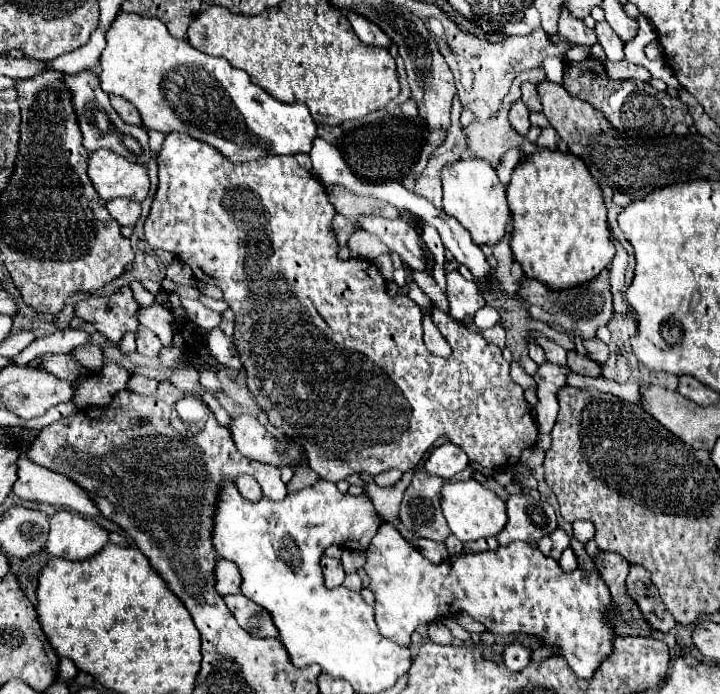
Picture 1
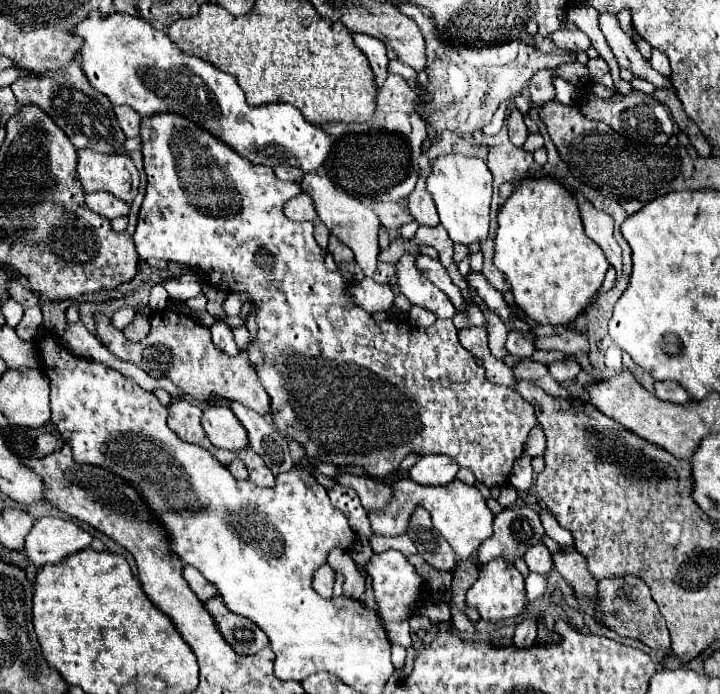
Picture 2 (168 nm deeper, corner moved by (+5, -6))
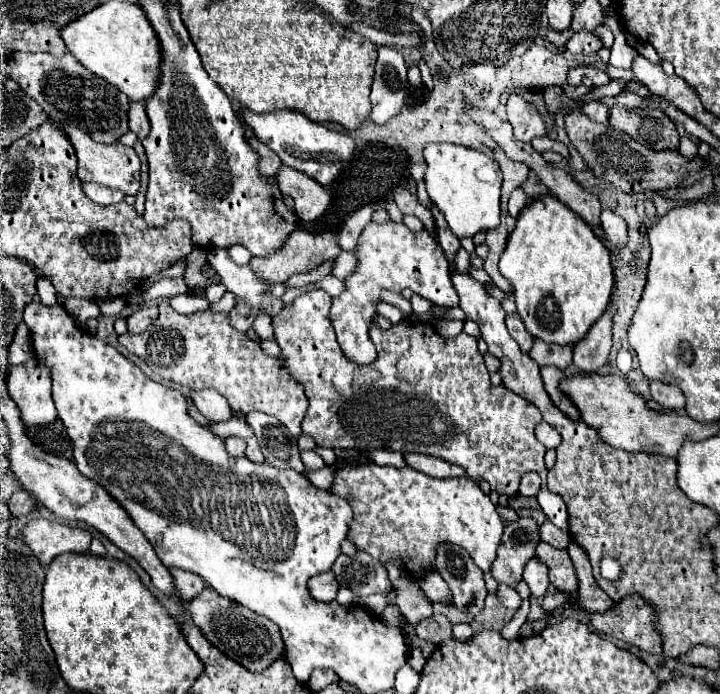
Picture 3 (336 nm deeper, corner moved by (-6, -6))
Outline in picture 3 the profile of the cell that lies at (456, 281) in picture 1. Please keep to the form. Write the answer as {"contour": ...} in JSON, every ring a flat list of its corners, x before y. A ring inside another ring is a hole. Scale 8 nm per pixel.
{"contour":[[385,222,385,224,367,224,361,232,357,246,357,268,349,278,345,278,345,290,333,298,331,302,331,324,337,334,337,342,351,362,371,364,377,354,375,346,369,338,369,326,377,316,377,304,381,302,381,290,403,292,411,288,415,294,427,298,433,304,443,304,455,308,459,298,455,294,455,286,451,282,451,274,447,268,447,258,433,236,427,230,411,232,405,224]]}

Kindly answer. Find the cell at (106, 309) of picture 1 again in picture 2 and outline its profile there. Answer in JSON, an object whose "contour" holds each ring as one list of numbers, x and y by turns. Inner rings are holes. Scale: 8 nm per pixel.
{"contour":[[98,312,98,314,94,314,94,320,96,320,98,340,116,358,120,358,124,362,134,362,136,366,140,366,144,372,148,372,154,378,172,380,188,396,192,396,196,400,212,400,216,396,222,400,236,400,236,402,256,410,258,414,270,412,268,394,260,386,258,376,256,376,254,368,250,366,246,352,242,350,238,356,228,358,224,352,216,350,216,346,212,344,208,326,204,326,196,320,188,320,186,316,180,316,174,312,166,312,166,338,164,338,164,342,146,338,146,340,134,344,134,342,124,338,122,330,118,330,112,324,112,318,108,318,106,314]]}

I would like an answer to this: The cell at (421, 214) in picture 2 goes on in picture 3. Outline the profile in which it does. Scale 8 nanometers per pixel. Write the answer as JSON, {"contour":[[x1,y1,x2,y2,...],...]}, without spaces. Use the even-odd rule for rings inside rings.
{"contour":[[431,206,431,212,433,212,433,218,435,218,437,228,439,228,439,232,437,232,437,240,439,240,439,244,441,244,443,252,445,252,445,256,447,256,449,270,451,270,451,272,455,272,455,262,453,262,453,260,455,260,457,250,461,248,459,238,455,238,455,234,451,234,451,228,447,226,447,222,445,222,443,214,441,214,435,206]]}

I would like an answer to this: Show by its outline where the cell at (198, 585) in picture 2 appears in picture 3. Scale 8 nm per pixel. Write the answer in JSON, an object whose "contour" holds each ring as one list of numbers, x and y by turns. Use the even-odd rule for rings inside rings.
{"contour":[[169,568,169,572,173,576,173,582,177,586,177,594,181,596,181,600,189,602,191,598,195,598,205,588,203,578,199,578,197,574,191,574,191,572,185,572,179,568]]}

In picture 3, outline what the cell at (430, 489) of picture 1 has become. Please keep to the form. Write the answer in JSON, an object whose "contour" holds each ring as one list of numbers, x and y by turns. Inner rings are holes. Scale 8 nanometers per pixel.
{"contour":[[441,544,437,548,437,572,453,590,453,604,457,610,471,616,483,610,487,596,483,572,463,548]]}

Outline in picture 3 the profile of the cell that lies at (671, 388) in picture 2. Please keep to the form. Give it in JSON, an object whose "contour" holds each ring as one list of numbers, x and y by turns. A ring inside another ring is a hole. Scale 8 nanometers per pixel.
{"contour":[[651,382,649,390,651,390,651,398,657,404,661,404,663,408,675,410,675,412,685,412,685,400,677,386,669,386,663,382]]}

